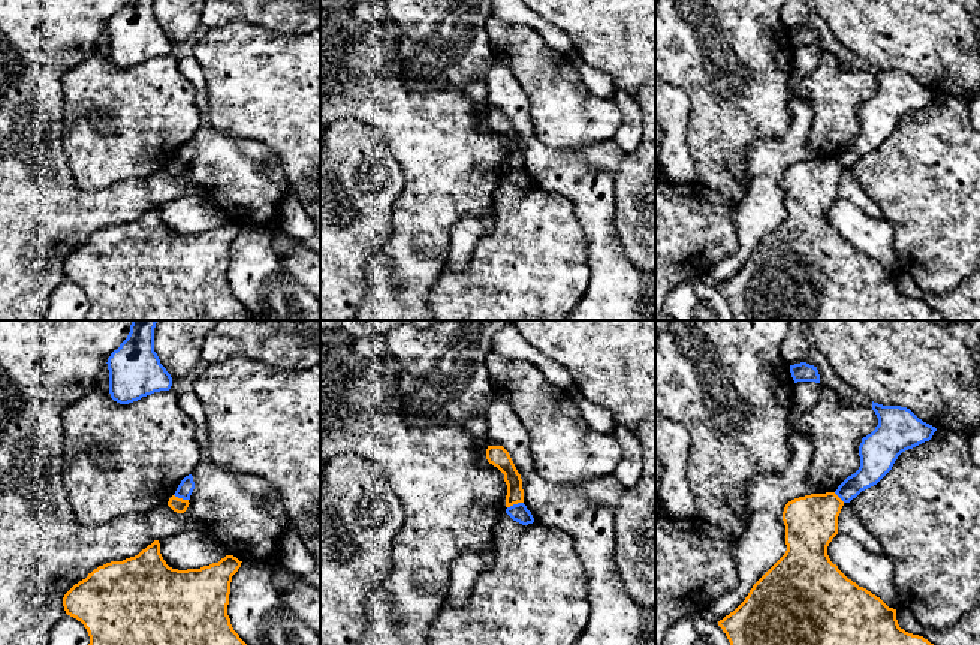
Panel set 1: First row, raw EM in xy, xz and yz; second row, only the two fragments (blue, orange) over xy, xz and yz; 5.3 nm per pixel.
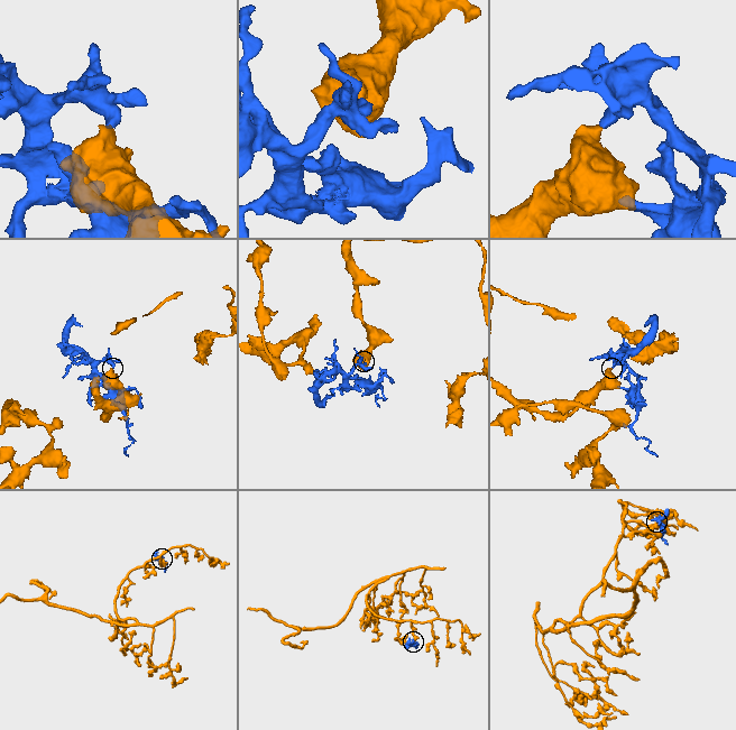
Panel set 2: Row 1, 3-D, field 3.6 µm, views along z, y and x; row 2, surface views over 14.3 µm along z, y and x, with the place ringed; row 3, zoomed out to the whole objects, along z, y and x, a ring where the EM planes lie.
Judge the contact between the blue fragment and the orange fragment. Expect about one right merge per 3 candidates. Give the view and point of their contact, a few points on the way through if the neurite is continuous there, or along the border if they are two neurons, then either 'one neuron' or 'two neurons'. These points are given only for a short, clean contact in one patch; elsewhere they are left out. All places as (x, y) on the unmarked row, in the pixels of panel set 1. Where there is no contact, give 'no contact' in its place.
contact xz (515, 169); border xz (522, 166), (507, 172); two neurons

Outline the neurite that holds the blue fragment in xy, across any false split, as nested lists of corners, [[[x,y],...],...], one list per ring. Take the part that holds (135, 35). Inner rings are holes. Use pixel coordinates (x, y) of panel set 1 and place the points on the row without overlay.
[[[127,0],[108,22],[109,58],[129,69],[160,55],[169,55],[172,42],[154,16],[154,0]]]

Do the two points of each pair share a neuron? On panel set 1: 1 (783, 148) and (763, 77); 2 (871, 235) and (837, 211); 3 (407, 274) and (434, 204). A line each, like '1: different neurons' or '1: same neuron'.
1: different neurons
2: same neuron
3: same neuron

